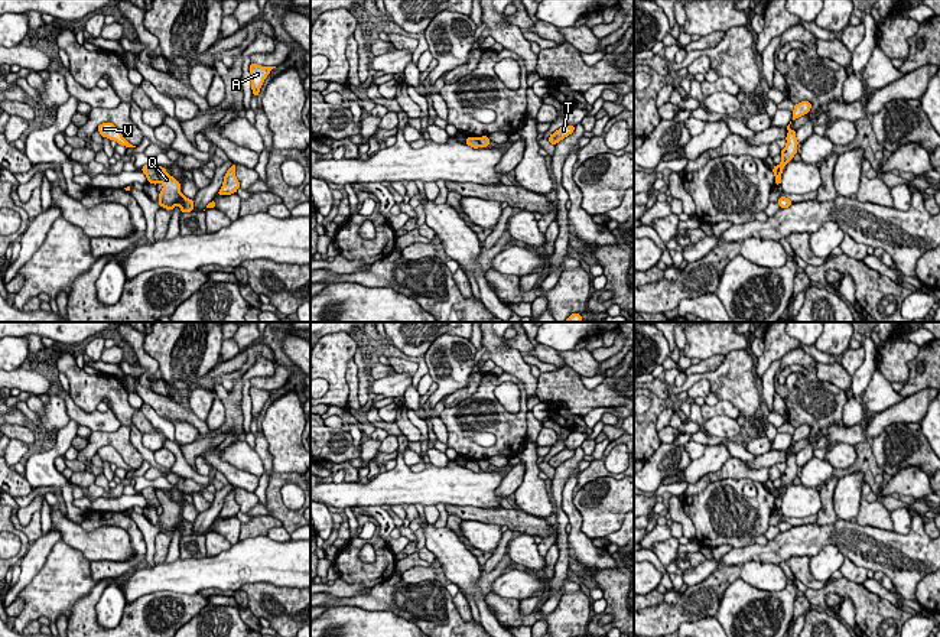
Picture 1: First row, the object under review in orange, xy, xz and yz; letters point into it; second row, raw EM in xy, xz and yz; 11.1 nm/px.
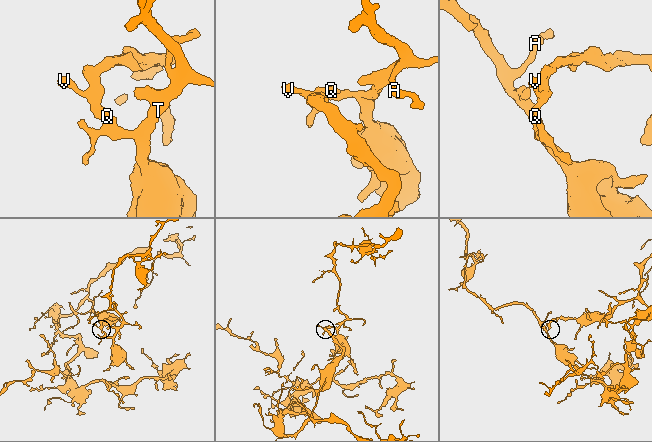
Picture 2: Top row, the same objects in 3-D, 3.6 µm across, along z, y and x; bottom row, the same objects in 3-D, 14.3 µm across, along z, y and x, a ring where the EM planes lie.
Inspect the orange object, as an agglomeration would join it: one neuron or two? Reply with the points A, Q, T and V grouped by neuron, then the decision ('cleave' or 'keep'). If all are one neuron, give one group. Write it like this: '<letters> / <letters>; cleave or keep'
A Q T / V; cleave

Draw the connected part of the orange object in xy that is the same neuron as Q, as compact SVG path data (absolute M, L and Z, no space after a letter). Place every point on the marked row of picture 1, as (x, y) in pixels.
M156 166L156 173L163 185L157 204L169 211L172 211L175 205L179 205L182 212L193 211L193 199L186 198L180 192L180 183L162 166Z

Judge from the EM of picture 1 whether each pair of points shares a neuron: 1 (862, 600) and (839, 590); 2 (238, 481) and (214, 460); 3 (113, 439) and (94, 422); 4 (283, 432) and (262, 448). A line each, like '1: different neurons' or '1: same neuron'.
1: same neuron
2: same neuron
3: different neurons
4: different neurons

